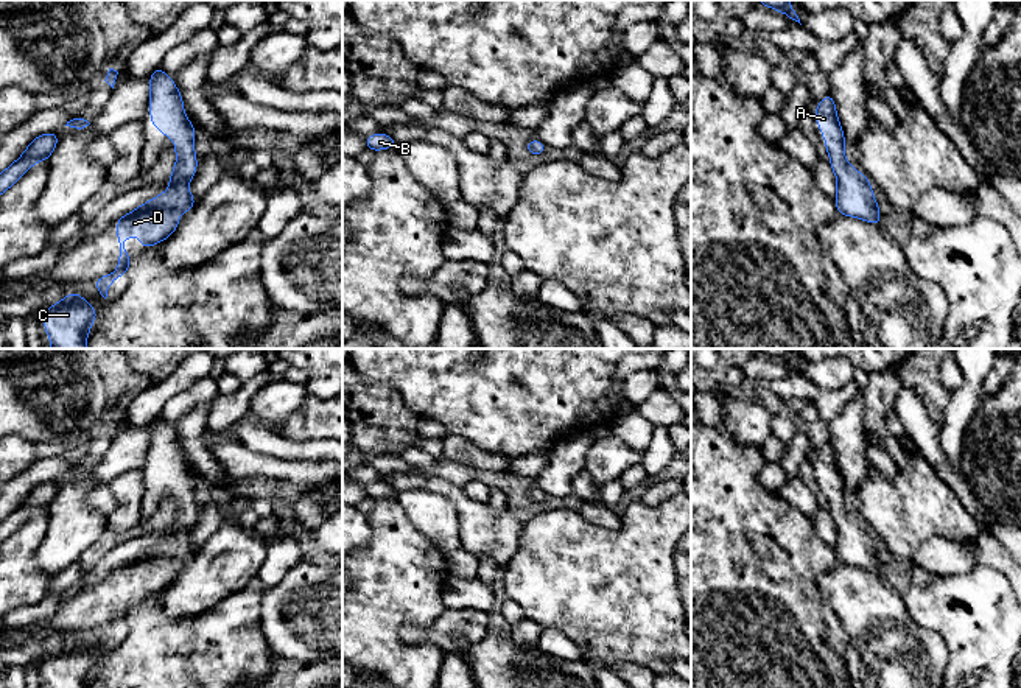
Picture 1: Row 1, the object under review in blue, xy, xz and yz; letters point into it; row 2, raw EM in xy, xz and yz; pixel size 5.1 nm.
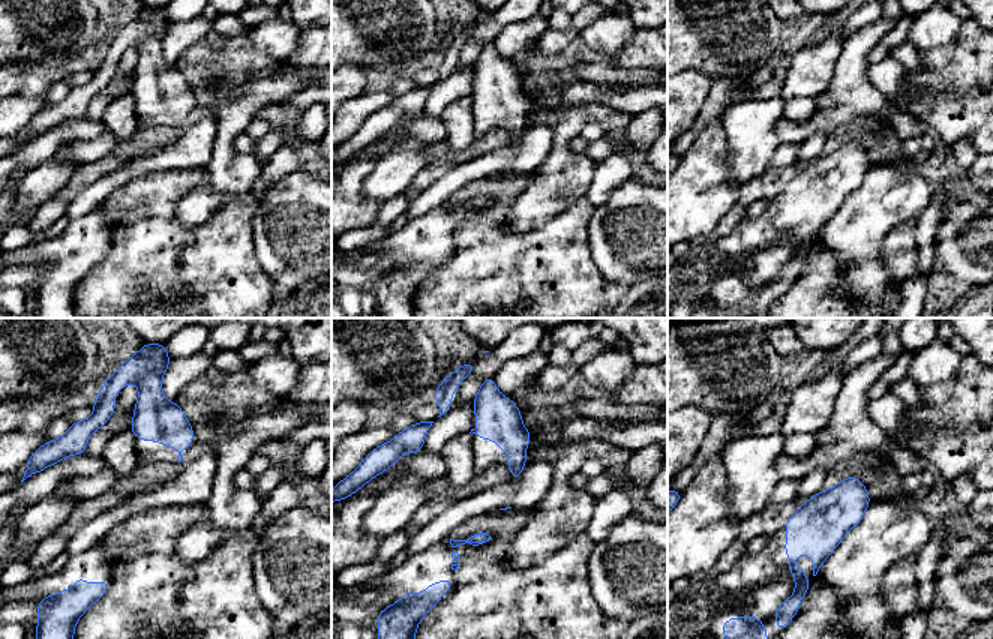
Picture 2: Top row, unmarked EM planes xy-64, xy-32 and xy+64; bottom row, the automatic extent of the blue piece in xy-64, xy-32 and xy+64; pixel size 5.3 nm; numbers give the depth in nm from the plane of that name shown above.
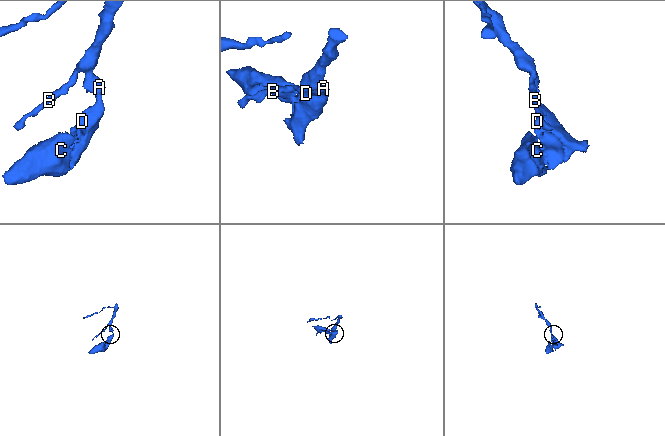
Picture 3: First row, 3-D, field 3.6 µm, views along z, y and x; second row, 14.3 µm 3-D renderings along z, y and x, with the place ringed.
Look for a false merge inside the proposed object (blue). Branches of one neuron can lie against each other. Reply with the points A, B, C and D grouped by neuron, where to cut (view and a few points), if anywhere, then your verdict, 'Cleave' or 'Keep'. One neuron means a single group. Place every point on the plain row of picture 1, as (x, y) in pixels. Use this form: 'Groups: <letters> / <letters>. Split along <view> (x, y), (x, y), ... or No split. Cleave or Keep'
Groups: A B C D. No split. Keep

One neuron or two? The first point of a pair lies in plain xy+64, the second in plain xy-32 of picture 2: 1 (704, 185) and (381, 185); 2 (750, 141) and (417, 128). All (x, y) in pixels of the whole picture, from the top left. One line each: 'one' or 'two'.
1: two
2: two

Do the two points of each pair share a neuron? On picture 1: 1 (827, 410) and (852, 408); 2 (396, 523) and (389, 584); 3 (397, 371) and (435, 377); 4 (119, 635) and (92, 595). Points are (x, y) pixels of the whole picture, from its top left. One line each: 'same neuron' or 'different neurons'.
1: different neurons
2: same neuron
3: same neuron
4: same neuron

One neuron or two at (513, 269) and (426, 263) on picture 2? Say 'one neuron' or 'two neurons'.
two neurons

